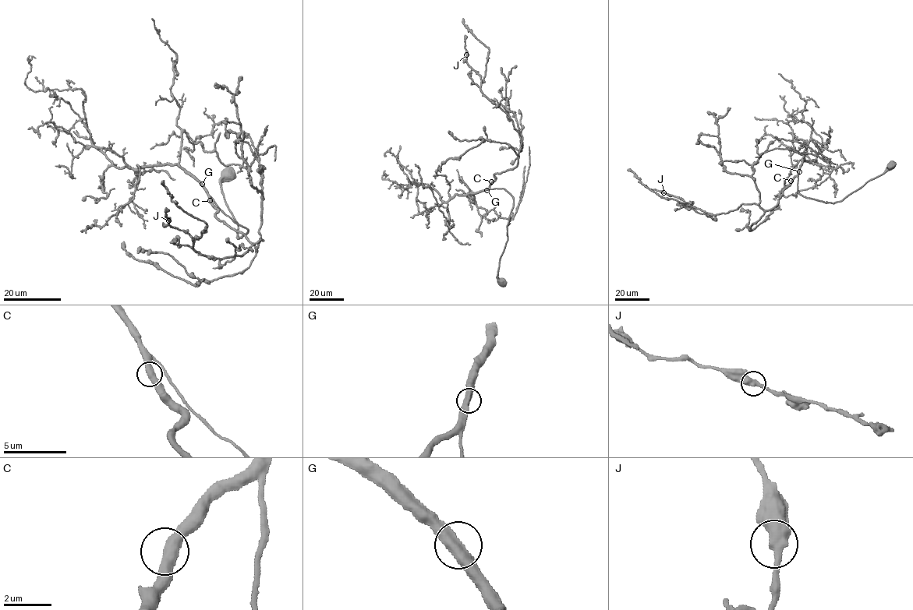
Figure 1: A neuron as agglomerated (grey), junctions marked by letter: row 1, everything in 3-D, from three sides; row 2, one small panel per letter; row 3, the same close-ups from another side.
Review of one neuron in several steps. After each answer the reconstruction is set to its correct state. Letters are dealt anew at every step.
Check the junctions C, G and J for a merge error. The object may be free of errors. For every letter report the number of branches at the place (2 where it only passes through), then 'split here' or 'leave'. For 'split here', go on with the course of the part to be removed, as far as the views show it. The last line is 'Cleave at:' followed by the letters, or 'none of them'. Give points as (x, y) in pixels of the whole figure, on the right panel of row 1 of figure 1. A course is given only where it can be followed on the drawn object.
C: branches 2; leave
G: branches 2; leave
J: branches 2; leave
Cleave at: none of them

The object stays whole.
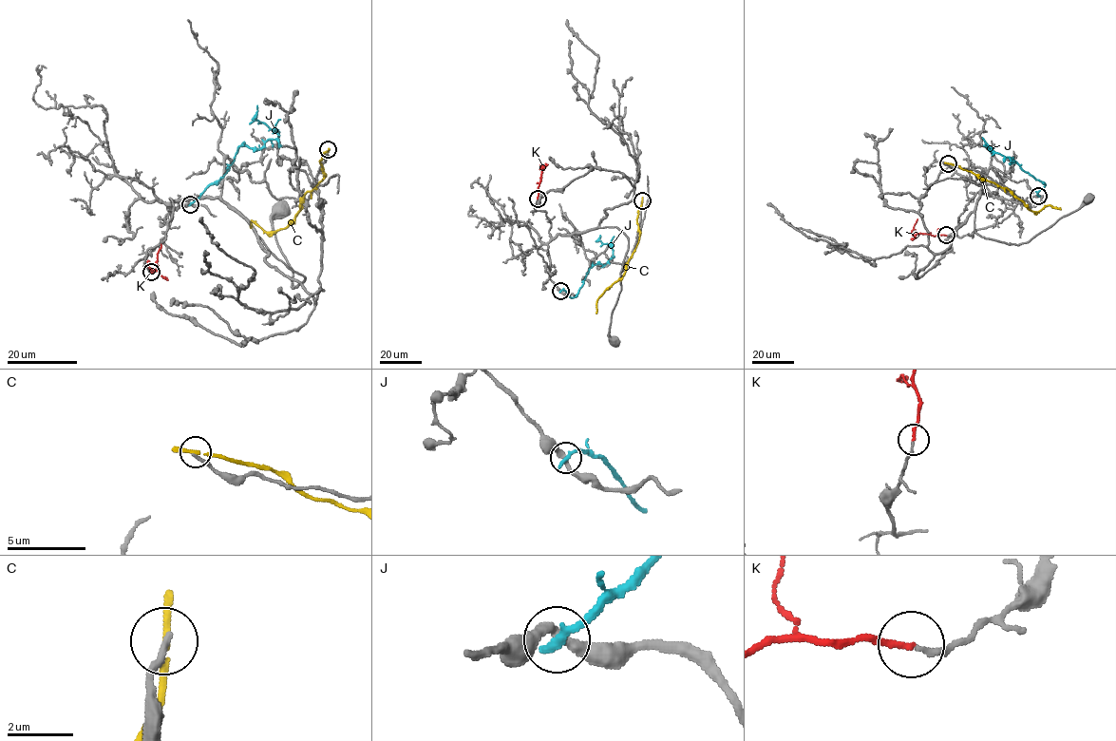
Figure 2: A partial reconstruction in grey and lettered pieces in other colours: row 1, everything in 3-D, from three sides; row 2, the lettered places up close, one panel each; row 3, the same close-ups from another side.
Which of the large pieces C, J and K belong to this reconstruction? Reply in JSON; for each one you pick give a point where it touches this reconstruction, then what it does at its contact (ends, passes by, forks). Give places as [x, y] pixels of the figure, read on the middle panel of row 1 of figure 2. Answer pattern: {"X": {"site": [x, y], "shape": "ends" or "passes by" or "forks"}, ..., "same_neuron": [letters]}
{"K": {"site": [538, 199], "shape": "ends"}, "same_neuron": ["K"]}

